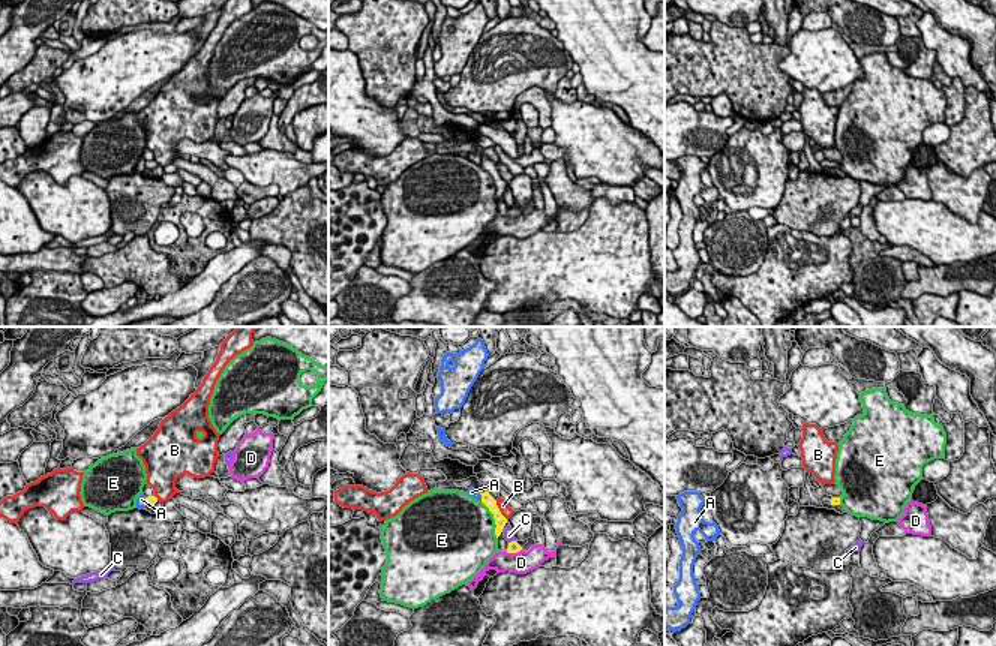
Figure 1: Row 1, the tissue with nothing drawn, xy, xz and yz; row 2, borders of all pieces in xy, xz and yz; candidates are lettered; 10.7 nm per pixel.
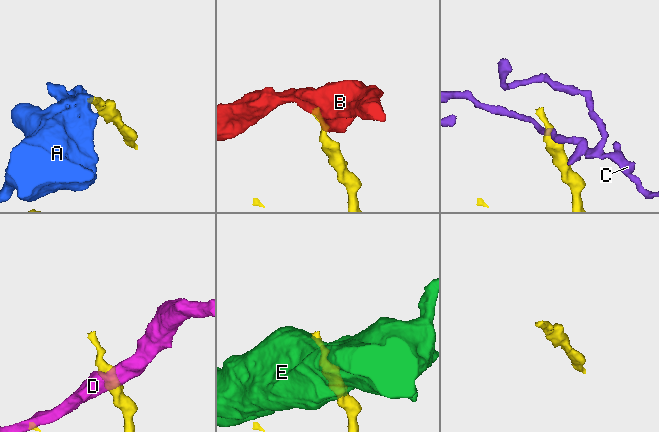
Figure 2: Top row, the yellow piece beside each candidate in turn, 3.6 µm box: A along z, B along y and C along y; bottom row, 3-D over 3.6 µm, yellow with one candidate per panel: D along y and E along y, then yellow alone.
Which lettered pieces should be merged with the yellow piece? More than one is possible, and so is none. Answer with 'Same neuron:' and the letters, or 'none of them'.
Same neuron: none of them

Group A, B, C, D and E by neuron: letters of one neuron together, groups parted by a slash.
A / B / C / D / E

